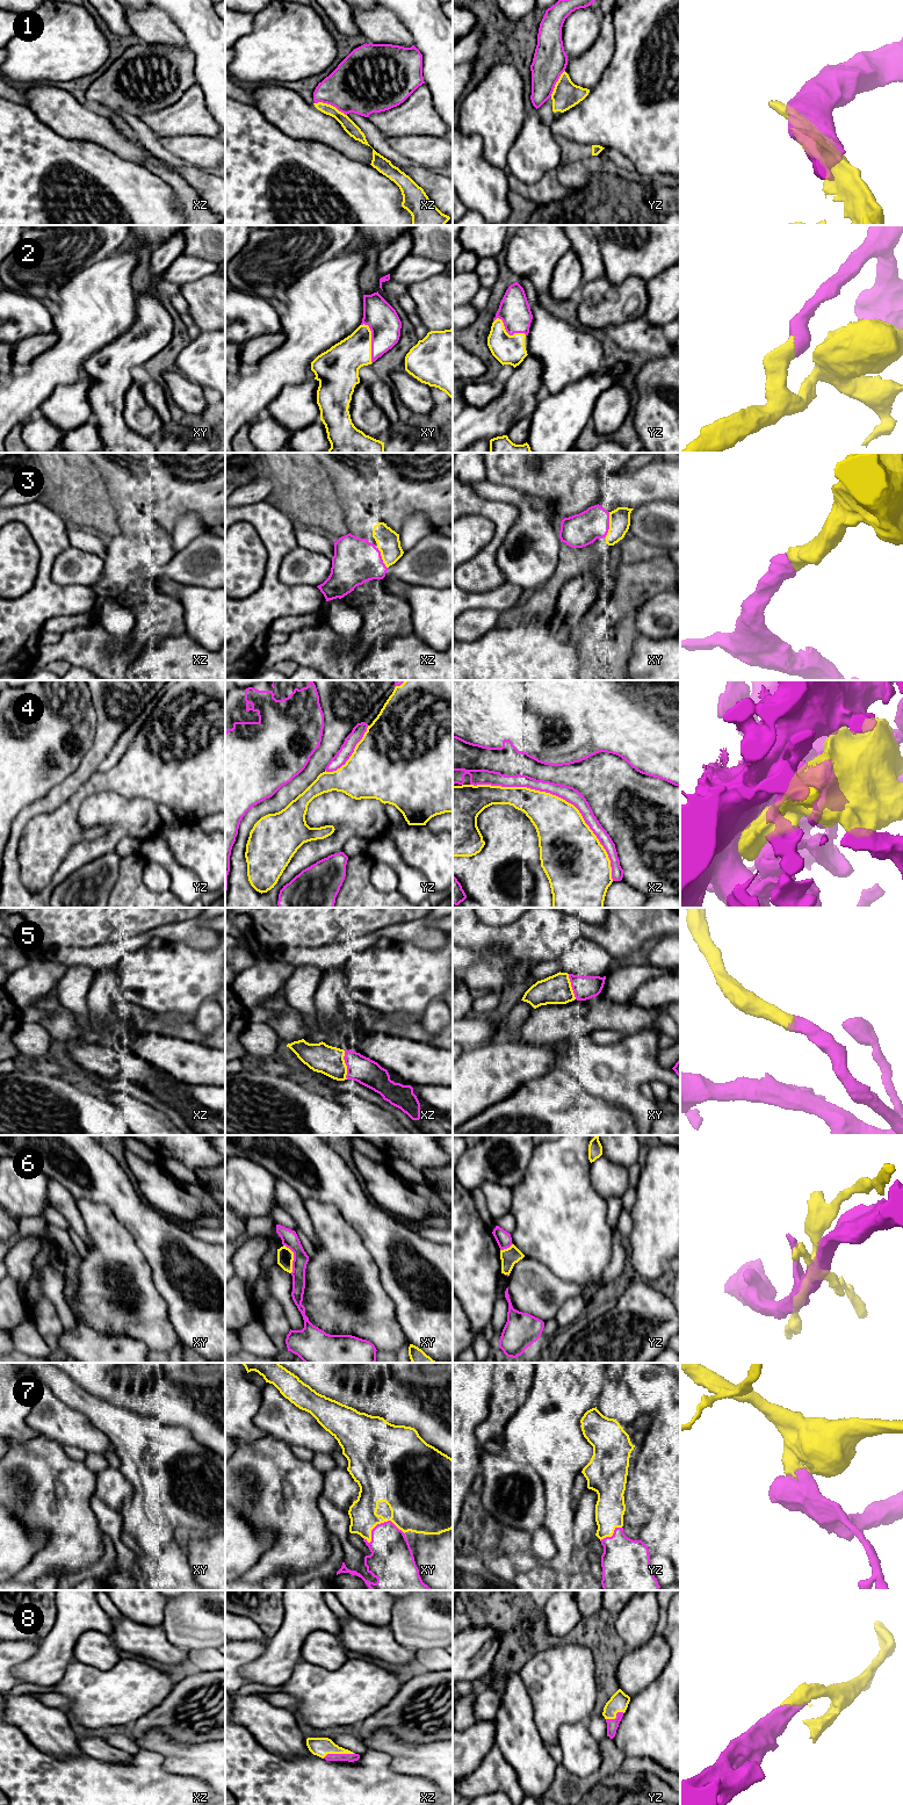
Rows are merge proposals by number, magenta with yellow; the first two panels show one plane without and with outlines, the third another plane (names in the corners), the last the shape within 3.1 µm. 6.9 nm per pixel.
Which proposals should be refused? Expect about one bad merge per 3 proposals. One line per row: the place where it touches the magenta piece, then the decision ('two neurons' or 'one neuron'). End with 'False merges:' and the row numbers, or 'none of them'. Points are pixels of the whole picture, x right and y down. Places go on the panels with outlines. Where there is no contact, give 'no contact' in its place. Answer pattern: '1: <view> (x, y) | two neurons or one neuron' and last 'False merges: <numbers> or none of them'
1: xz (331, 105) | two neurons
2: xy (371, 343) | one neuron
3: xy (608, 525) | one neuron
4: xz (560, 796) | one neuron
5: xz (346, 1065) | one neuron
6: xy (294, 1258) | two neurons
7: xy (378, 1524) | one neuron
8: xz (338, 1754) | one neuron
False merges: 1, 6

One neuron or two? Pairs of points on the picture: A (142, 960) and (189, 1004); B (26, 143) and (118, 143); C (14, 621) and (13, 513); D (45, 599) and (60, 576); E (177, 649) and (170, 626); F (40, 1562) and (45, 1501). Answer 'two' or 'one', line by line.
A: one
B: two
C: one
D: two
E: two
F: one

